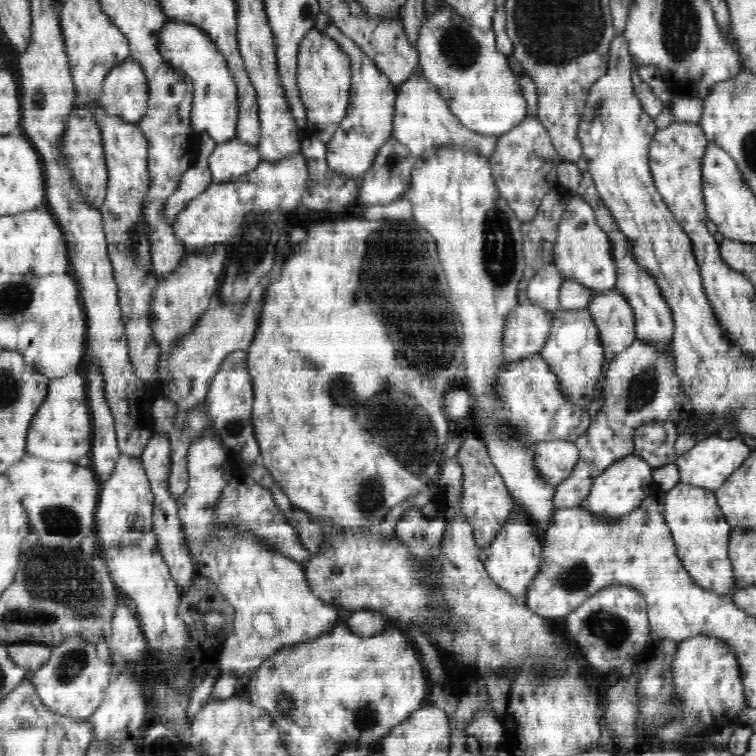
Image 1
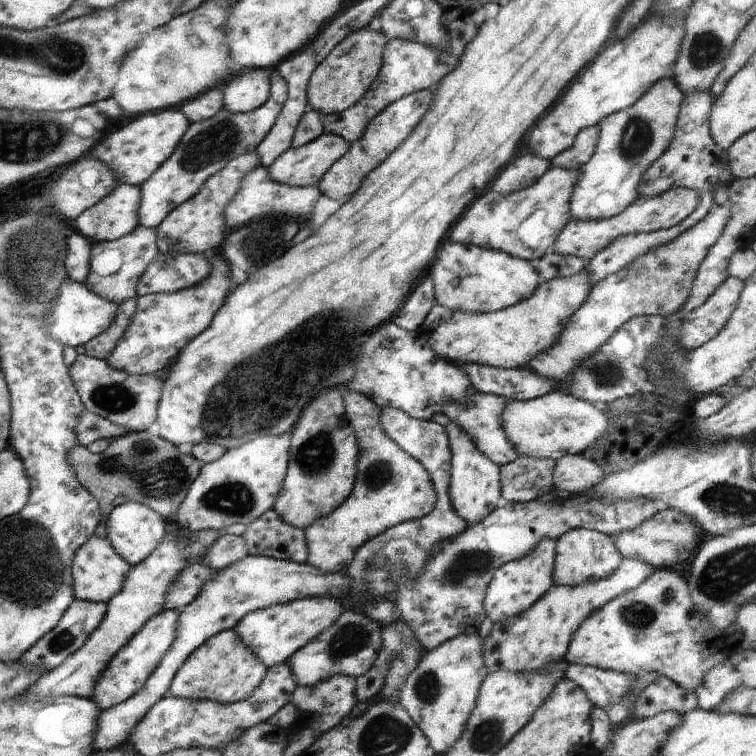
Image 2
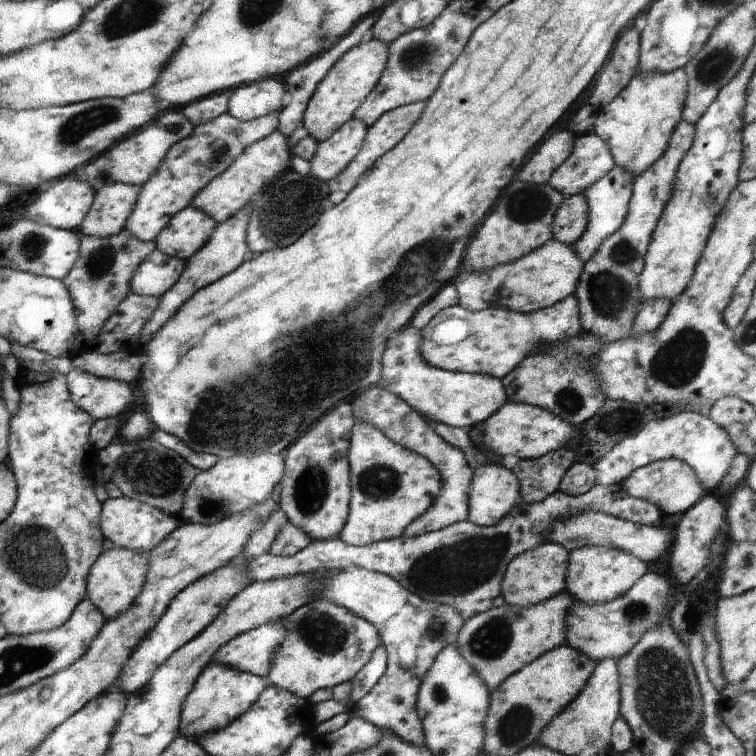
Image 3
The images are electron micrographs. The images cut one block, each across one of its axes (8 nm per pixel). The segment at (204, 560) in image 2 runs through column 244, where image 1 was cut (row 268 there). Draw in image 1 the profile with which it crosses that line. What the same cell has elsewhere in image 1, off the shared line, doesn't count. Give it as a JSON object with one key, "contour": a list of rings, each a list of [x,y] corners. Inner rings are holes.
{"contour":[[[554,262],[548,264],[546,268],[540,268],[528,282],[528,300],[536,306],[541,306],[544,310],[554,313],[561,308],[559,290],[564,281]]]}

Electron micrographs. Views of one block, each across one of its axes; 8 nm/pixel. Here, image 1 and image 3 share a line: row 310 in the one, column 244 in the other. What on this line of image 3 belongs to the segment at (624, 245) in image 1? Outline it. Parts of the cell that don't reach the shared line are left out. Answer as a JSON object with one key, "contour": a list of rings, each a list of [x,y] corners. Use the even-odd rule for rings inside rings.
{"contour":[[[282,620],[259,626],[219,647],[212,662],[266,678],[273,652],[279,647],[284,635]]]}

